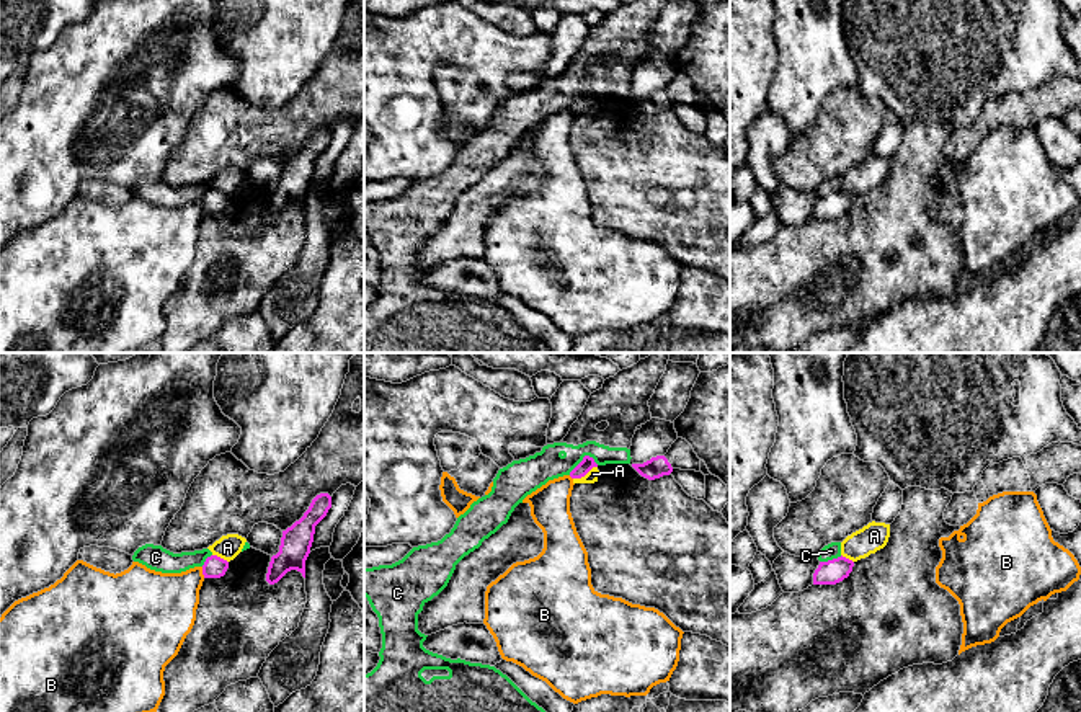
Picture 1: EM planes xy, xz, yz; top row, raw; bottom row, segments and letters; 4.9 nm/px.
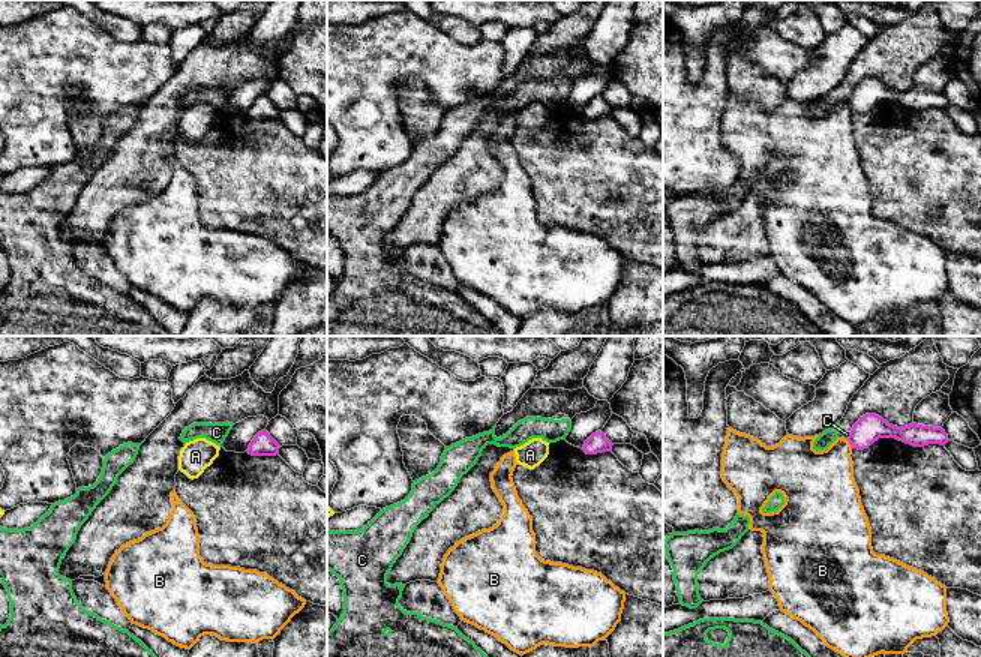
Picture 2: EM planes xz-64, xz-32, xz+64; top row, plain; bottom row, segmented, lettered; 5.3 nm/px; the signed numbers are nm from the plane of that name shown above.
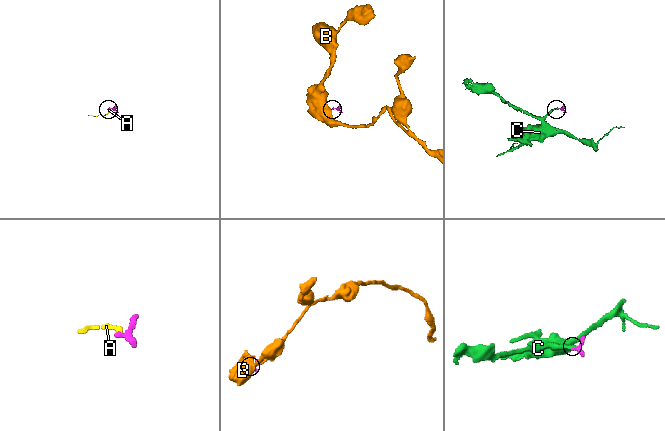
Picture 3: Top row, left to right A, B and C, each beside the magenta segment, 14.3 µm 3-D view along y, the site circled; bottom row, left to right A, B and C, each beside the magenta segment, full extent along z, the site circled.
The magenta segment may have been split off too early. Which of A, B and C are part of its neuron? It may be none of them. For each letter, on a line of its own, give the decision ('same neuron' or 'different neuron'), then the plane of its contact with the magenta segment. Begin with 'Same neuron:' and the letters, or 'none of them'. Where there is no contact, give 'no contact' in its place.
Same neuron: none of them
A: different neuron; contact in xz
B: different neuron; contact in xy
C: different neuron; contact in xz

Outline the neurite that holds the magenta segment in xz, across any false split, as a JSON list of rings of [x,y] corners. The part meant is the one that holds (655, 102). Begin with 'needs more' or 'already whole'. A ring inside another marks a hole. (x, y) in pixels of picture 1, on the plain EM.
already whole; [[[665,90],[652,91],[643,98],[632,98],[632,101],[648,114],[655,114],[673,106],[673,101]]]

